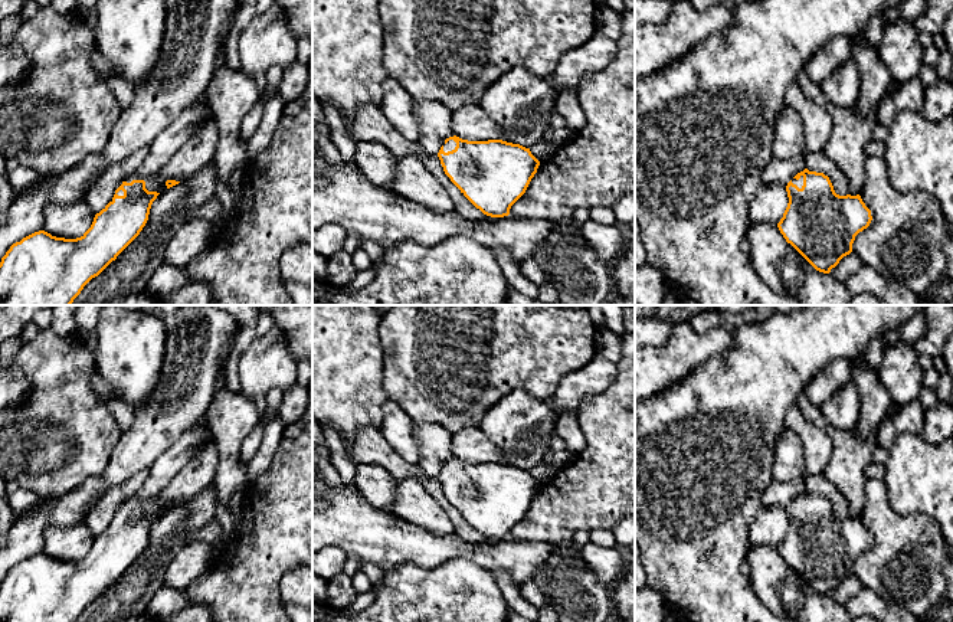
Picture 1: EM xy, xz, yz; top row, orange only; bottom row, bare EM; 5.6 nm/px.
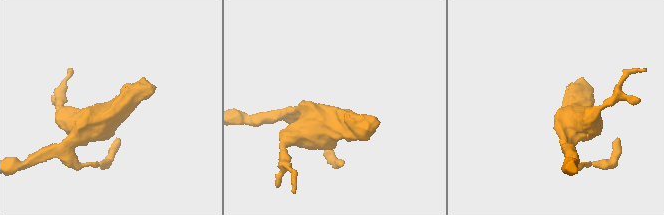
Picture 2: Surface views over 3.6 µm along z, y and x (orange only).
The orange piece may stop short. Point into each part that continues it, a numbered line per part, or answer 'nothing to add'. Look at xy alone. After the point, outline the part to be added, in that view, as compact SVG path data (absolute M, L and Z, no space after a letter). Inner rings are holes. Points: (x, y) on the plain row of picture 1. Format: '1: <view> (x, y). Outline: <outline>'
1: xy (174, 458). Outline: M194 423L177 442L161 454L150 468L144 485L125 502L147 502L161 494L171 478L197 454L197 446L204 438L213 438L209 426Z

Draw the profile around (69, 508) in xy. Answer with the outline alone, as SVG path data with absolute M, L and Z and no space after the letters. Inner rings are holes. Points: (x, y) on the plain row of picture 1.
M101 475L89 478L60 497L53 497L52 500L40 498L24 513L39 508L48 517L49 526L75 526L83 521L86 505L99 497L99 490Z

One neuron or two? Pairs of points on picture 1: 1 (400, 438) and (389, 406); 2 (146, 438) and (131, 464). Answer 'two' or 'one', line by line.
1: one
2: one

